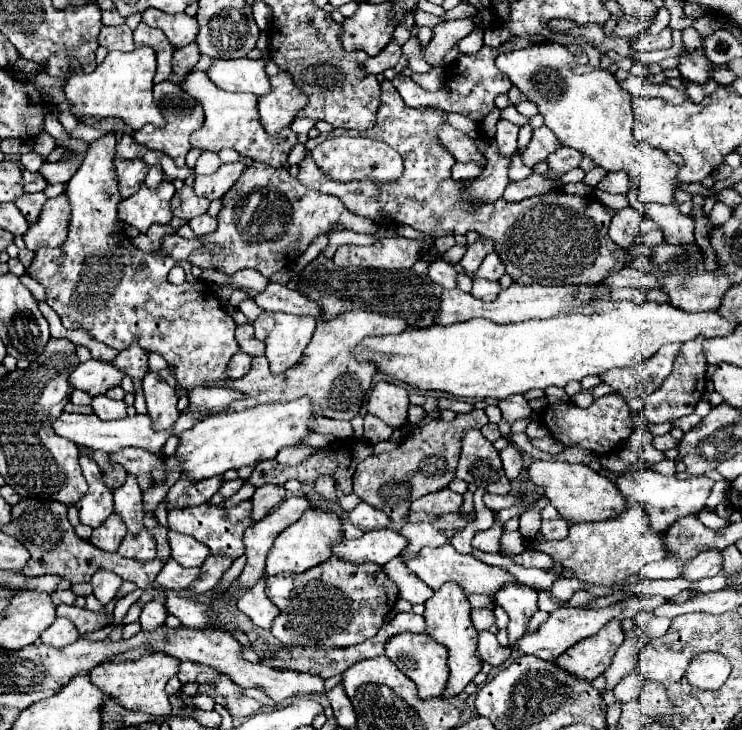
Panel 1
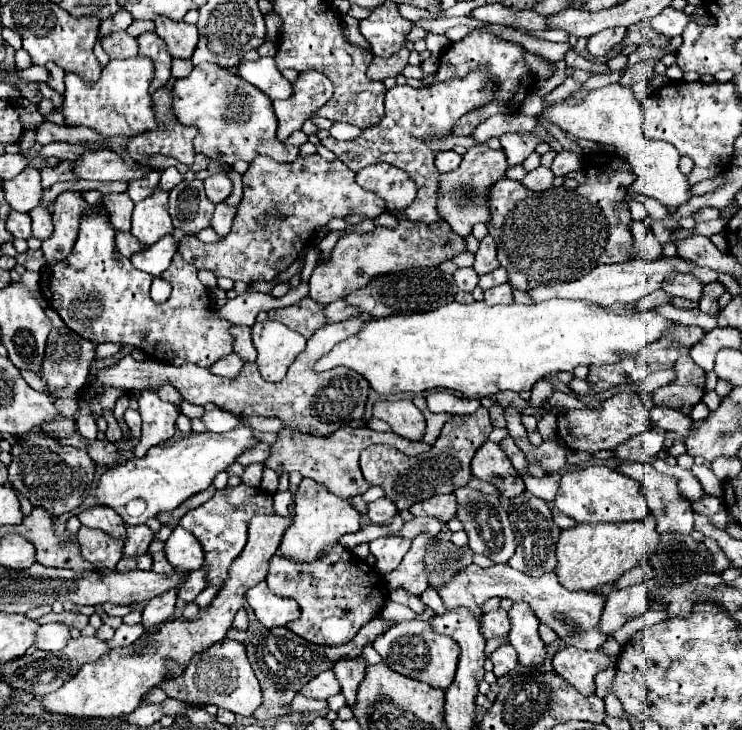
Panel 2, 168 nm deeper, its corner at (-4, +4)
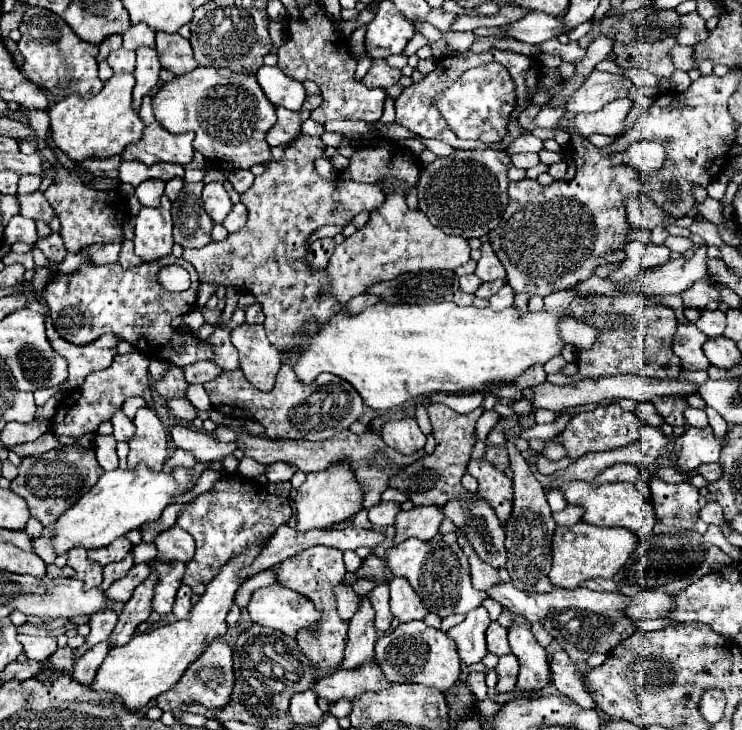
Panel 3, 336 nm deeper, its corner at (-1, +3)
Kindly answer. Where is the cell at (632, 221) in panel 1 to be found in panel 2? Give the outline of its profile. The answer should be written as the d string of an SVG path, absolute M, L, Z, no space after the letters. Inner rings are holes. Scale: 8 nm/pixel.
M632 222L632 238L634 238L634 248L636 254L642 260L654 262L662 256L662 246L656 240L656 236L652 234L652 230L648 230L642 222Z

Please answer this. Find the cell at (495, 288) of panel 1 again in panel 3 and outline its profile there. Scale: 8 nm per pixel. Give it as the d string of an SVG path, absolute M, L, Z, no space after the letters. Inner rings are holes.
M505 283L493 297L489 297L489 307L493 311L503 311L507 307L513 307L513 289Z

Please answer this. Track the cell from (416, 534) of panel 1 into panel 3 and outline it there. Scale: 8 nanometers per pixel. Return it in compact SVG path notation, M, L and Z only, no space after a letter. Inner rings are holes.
M393 577L388 585L390 610L401 623L423 619L427 615L427 609L423 607L421 599L417 597L415 589L411 589L411 583L405 577Z

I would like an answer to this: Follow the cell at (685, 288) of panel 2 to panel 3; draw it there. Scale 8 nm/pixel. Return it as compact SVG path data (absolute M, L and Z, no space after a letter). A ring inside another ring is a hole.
M695 281L695 285L691 285L691 289L685 289L681 293L685 307L693 307L693 309L705 309L705 305L711 299L719 299L719 293L715 291L711 281Z

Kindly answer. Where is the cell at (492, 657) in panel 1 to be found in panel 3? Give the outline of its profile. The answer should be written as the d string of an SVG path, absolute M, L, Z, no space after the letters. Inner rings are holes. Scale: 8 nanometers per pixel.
M507 653L503 657L499 657L499 663L495 667L499 683L497 683L497 691L505 693L505 691L513 691L515 683L517 683L517 671L519 671L519 661L513 653Z

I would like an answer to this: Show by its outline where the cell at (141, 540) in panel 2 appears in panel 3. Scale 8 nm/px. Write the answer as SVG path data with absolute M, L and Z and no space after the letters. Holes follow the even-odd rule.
M133 551L123 559L123 561L117 561L117 563L111 563L111 565L105 565L103 569L103 583L101 583L101 589L109 589L109 585L123 577L127 573L127 569L131 569L135 563L133 563Z

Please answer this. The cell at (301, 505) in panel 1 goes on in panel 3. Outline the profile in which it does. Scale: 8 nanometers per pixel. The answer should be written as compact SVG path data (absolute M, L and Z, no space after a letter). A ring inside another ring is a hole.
M255 541L245 551L235 555L229 563L225 563L219 575L207 585L201 599L193 605L191 615L187 619L133 635L133 639L127 645L113 647L107 653L101 667L97 669L95 679L87 687L111 693L113 697L121 699L121 705L131 713L141 711L143 707L149 705L151 699L171 689L181 679L183 671L203 653L207 643L211 643L217 635L225 635L227 631L225 617L233 607L235 591L247 581L245 577L241 577L241 571L255 561L263 547L265 547L263 541Z

